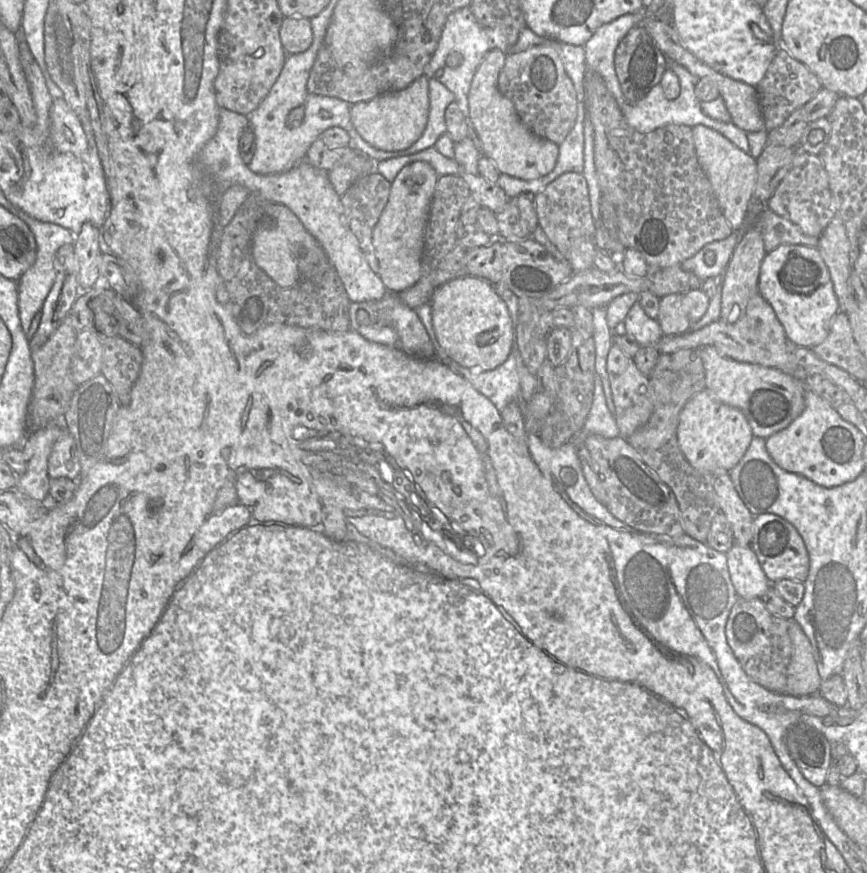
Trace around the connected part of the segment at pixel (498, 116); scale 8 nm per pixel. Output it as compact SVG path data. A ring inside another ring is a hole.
M493 49L481 61L469 90L469 117L481 141L484 155L492 160L500 174L535 180L553 170L559 145L532 133L520 120L514 104L499 91L498 77L505 60L506 53Z

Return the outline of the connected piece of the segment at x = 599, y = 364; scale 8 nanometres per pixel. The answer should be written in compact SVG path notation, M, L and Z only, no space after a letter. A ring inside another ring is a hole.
M595 308L592 311L593 316L593 333L592 337L595 343L595 372L601 379L606 403L609 410L614 413L614 404L606 370L607 355L613 345L613 337L610 327L606 320L605 308Z

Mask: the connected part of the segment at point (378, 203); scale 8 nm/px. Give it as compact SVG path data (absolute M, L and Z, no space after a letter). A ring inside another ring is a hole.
M373 171L358 178L340 197L343 214L351 232L356 236L360 249L370 268L378 274L378 261L372 244L373 229L385 208L390 195L391 182L380 173Z

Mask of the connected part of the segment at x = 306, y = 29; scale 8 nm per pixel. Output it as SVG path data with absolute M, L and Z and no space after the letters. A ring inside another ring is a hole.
M284 17L279 35L287 54L302 53L313 40L311 21L307 18Z

